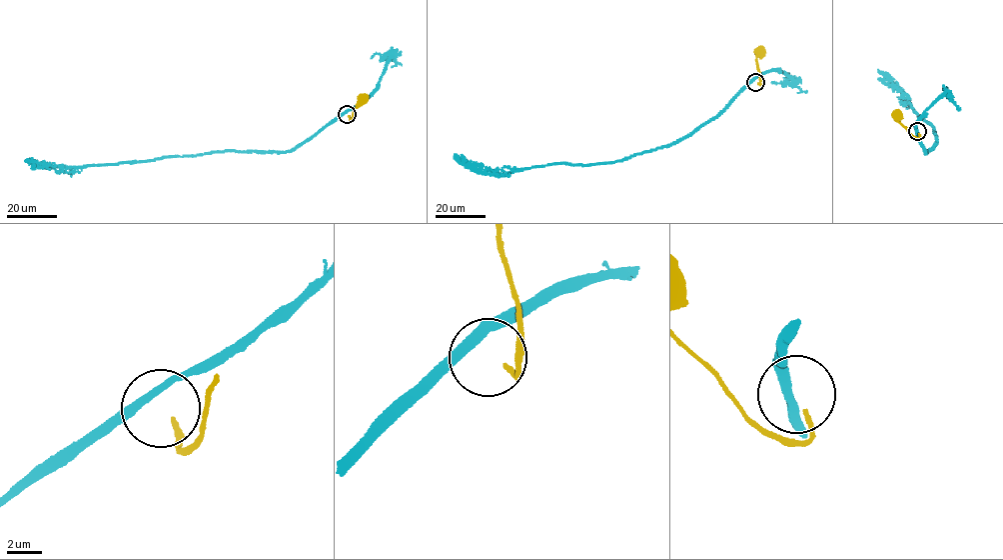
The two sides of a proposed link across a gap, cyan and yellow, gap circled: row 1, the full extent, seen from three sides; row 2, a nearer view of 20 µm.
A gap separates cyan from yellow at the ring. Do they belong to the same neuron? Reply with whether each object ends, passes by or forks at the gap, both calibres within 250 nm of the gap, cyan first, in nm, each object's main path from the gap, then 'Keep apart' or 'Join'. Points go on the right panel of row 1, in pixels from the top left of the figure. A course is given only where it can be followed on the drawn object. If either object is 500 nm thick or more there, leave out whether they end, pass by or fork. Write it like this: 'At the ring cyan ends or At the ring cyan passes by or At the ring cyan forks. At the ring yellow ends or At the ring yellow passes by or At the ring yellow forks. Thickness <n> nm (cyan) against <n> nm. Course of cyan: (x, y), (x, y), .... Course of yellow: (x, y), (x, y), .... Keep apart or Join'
At the ring cyan passes by. At the ring yellow ends. Thickness 480 nm (cyan) against 280 nm. Course of cyan: (916, 129), (925, 153), (936, 141), (934, 131), (910, 106), (904, 93), (877, 69). Course of yellow: (918, 133), (919, 137), (914, 137), (897, 121), (900, 115), (896, 115). Keep apart

